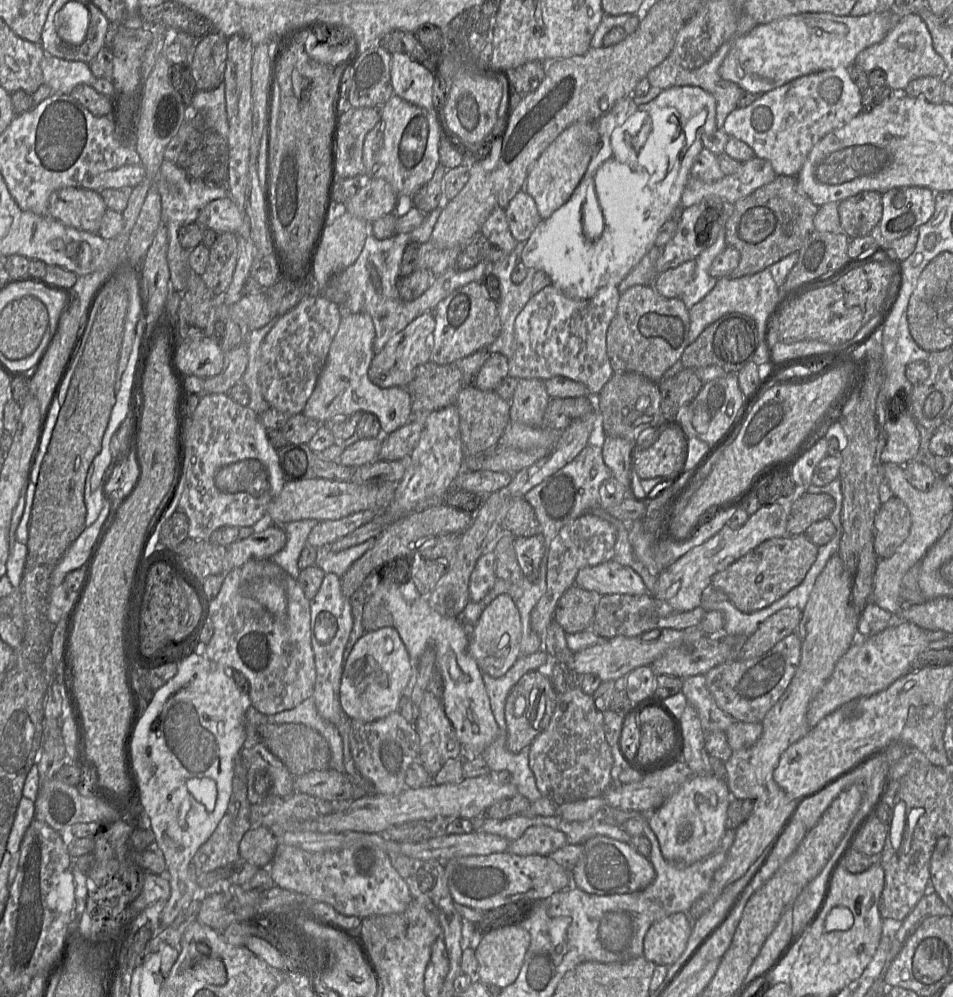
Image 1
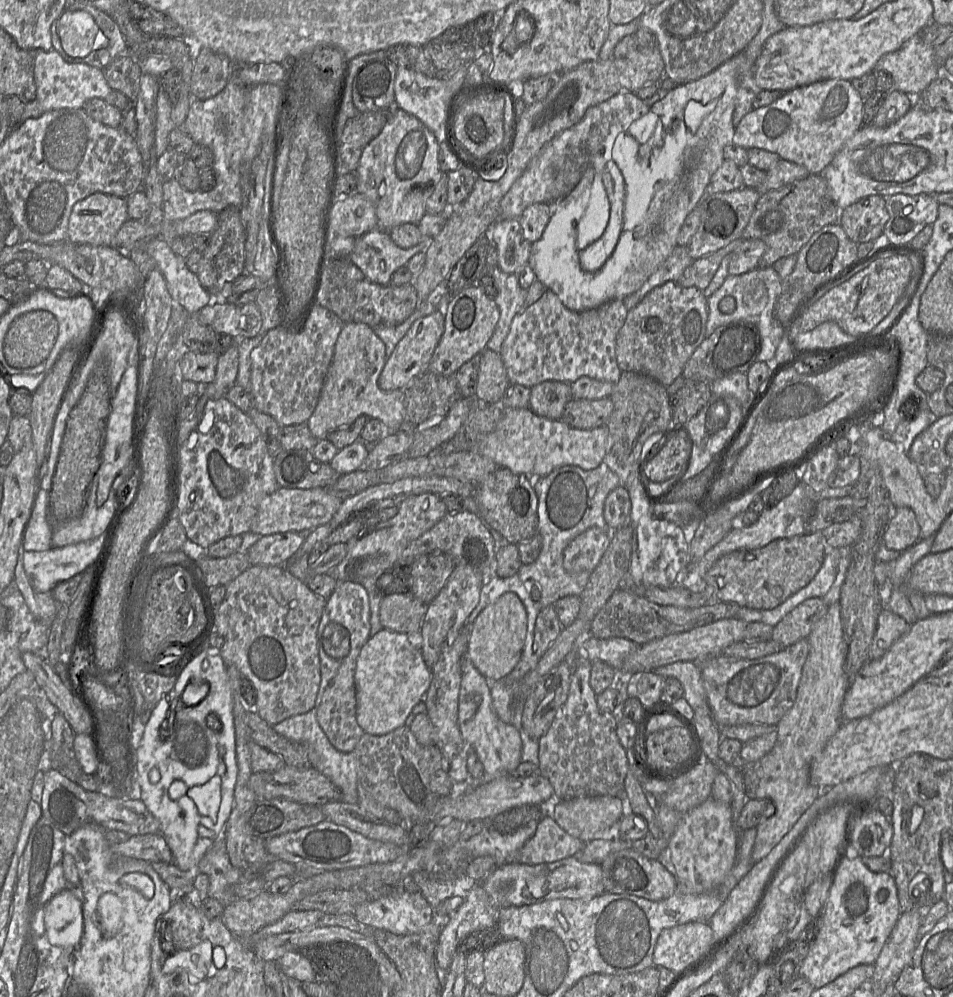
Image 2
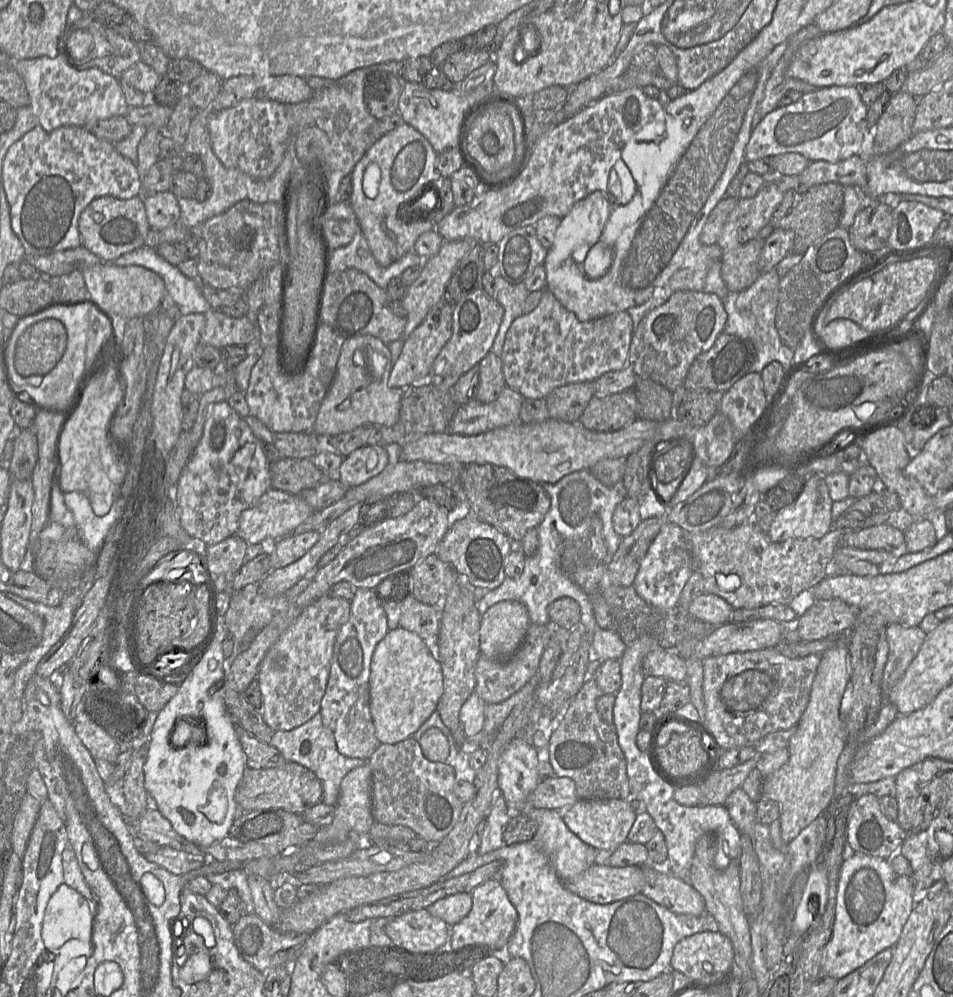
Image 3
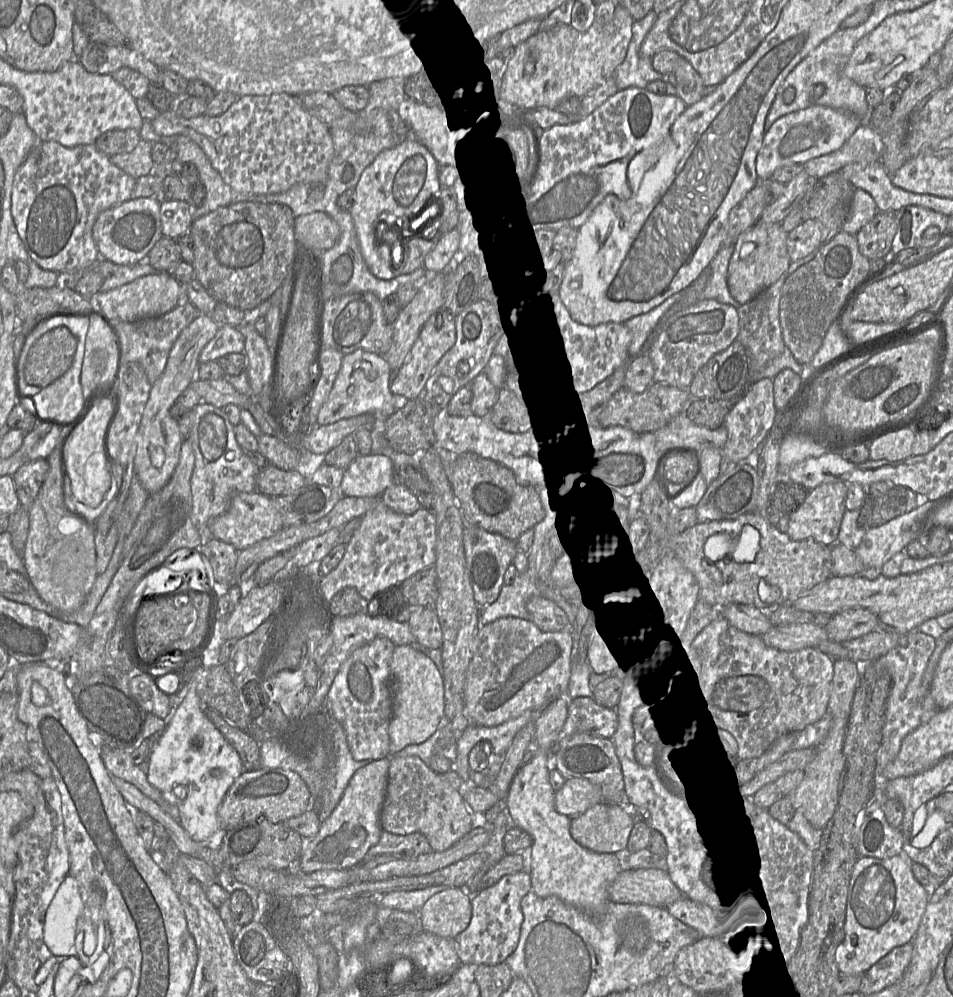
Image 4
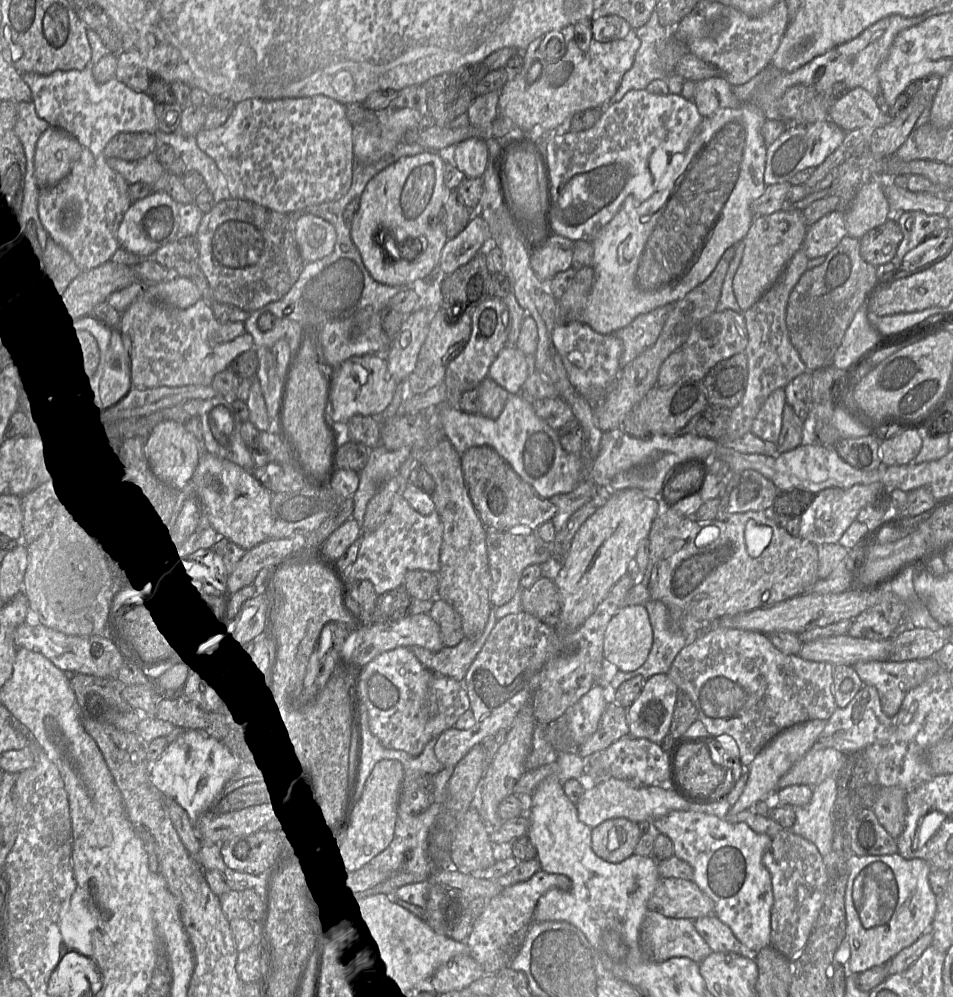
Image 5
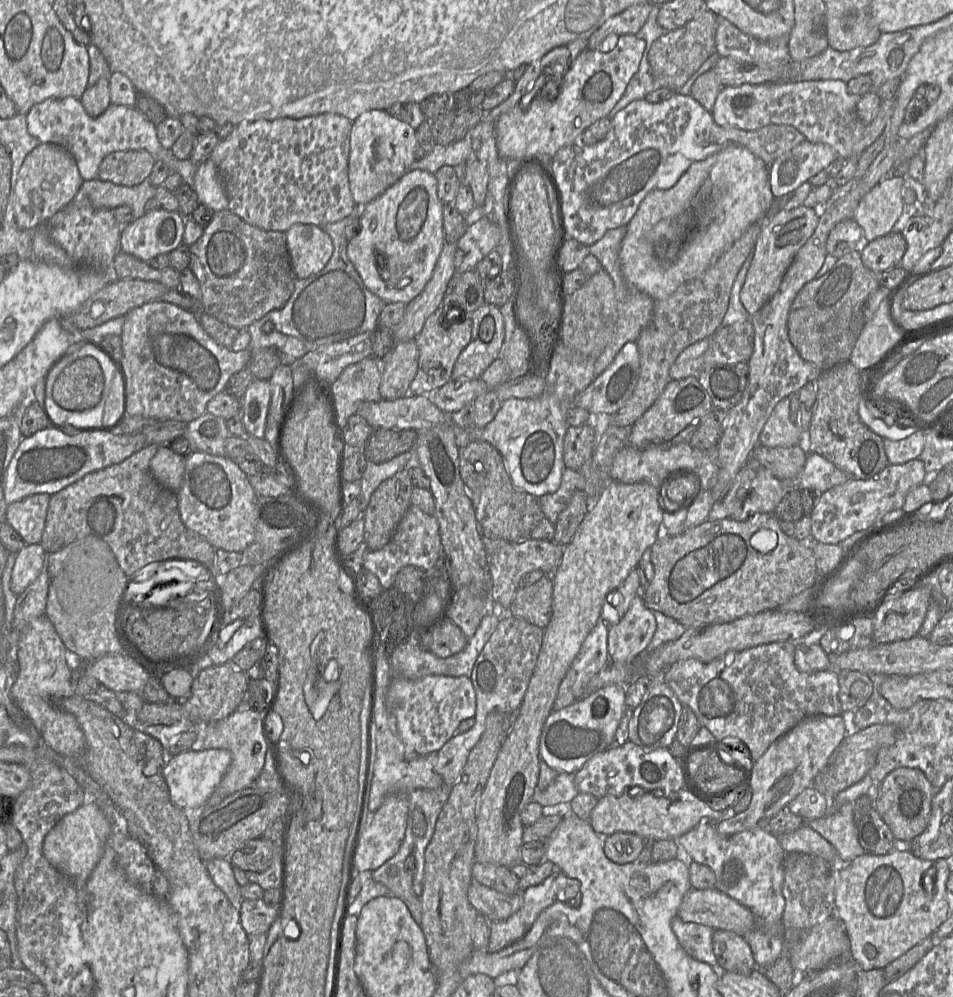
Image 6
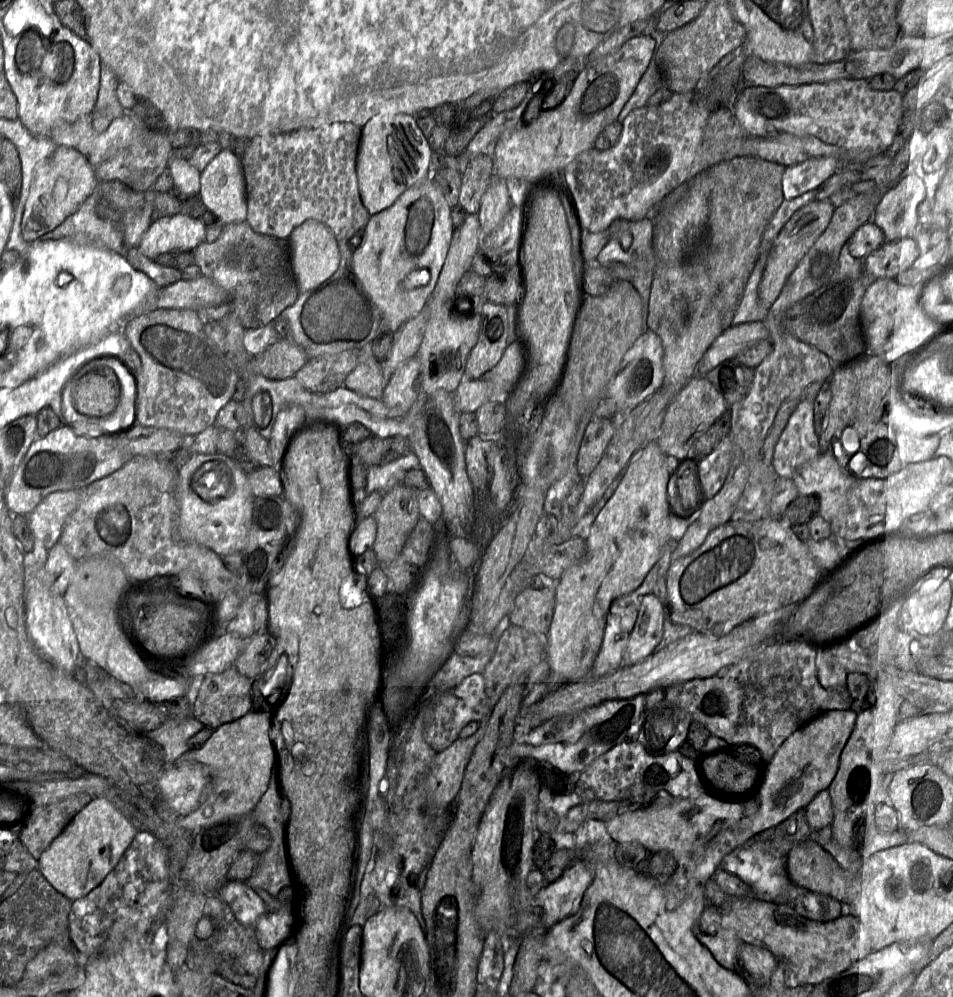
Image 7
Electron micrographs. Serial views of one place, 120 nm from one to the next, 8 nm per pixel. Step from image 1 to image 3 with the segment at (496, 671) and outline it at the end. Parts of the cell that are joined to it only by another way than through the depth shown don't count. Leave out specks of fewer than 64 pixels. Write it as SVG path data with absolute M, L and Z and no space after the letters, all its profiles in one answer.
M505 600L491 606L480 623L480 655L498 662L513 657L530 626L526 606Z

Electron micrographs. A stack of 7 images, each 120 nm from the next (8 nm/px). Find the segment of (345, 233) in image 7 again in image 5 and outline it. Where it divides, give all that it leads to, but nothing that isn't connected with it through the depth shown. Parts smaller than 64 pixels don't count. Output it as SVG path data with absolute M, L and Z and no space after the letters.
M313 96L243 100L232 107L223 125L201 130L194 138L223 174L230 198L295 214L347 193L353 168L352 131L344 105Z

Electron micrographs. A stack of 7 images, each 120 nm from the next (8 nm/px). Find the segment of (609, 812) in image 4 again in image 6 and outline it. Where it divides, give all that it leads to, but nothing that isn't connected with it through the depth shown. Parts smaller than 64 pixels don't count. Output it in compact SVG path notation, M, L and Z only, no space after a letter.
M616 832L603 841L605 855L616 864L635 862L648 841L637 834Z

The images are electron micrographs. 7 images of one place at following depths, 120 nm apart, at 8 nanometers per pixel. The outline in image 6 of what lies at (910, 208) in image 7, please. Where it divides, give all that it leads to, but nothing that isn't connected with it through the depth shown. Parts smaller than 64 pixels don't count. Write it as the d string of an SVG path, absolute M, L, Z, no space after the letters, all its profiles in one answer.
M890 175L873 187L859 202L853 220L863 230L864 242L872 241L897 229L897 222L903 214L905 203L901 189L906 186L902 175Z

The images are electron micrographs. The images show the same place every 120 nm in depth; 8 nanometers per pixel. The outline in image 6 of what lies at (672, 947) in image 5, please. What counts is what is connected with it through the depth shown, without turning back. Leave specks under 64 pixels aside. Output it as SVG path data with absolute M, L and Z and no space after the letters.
M677 917L672 920L671 928L688 955L712 967L718 967L712 946L712 936L715 931L713 928L685 922Z

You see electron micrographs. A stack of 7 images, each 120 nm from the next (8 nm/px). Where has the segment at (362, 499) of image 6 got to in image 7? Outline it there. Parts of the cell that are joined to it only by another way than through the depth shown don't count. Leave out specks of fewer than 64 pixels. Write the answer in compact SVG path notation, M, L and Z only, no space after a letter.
M411 451L383 466L370 466L367 472L367 494L377 491L389 491L397 484L402 484L405 473L420 467L420 461Z

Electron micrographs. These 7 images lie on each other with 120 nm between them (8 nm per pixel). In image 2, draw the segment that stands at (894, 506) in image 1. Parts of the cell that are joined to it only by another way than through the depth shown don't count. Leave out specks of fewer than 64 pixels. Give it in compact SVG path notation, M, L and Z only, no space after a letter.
M895 507L888 521L882 543L889 549L903 552L920 540L920 526L914 512L908 507Z

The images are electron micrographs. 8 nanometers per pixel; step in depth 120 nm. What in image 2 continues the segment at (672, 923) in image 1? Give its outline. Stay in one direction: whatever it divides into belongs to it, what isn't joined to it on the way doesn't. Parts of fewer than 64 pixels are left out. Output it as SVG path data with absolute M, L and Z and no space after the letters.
M689 922L664 929L653 952L654 966L662 966L678 976L708 959L716 941L708 923Z

